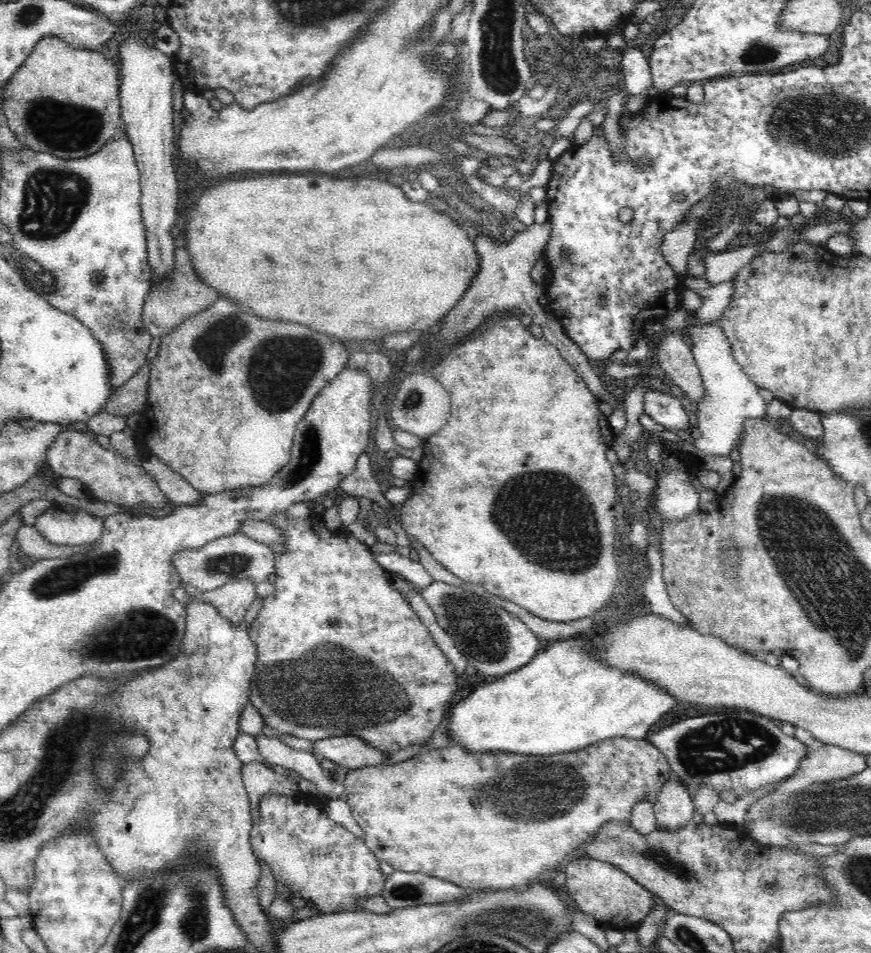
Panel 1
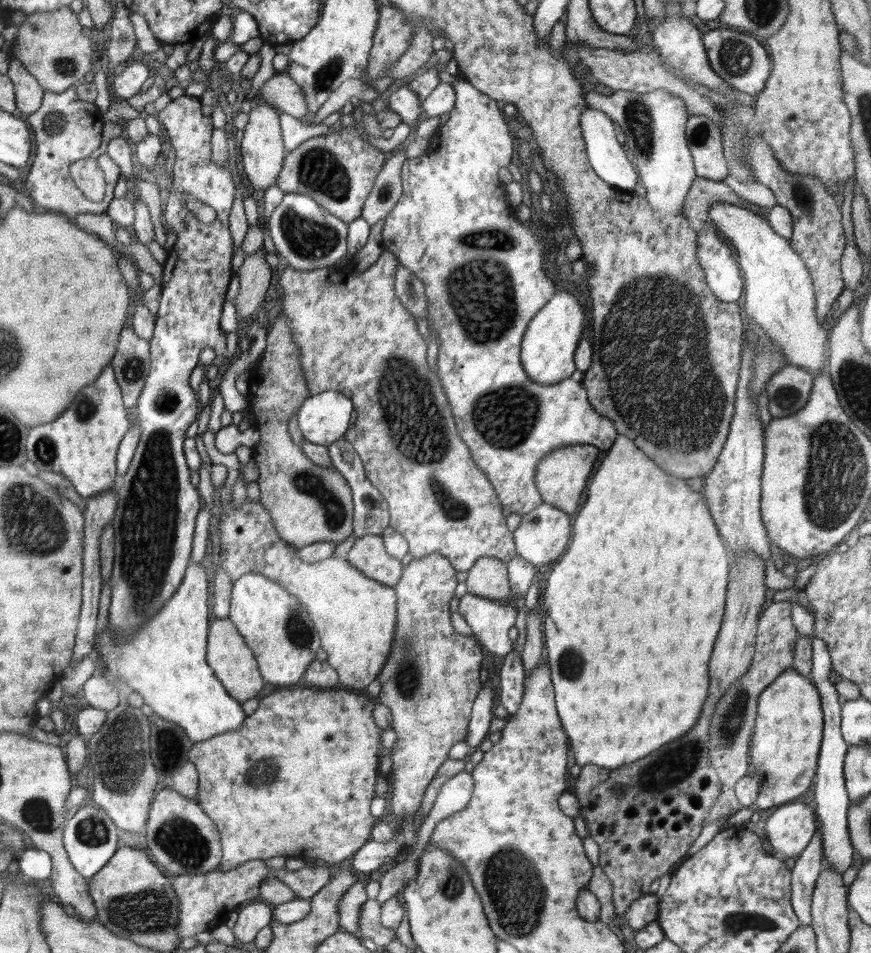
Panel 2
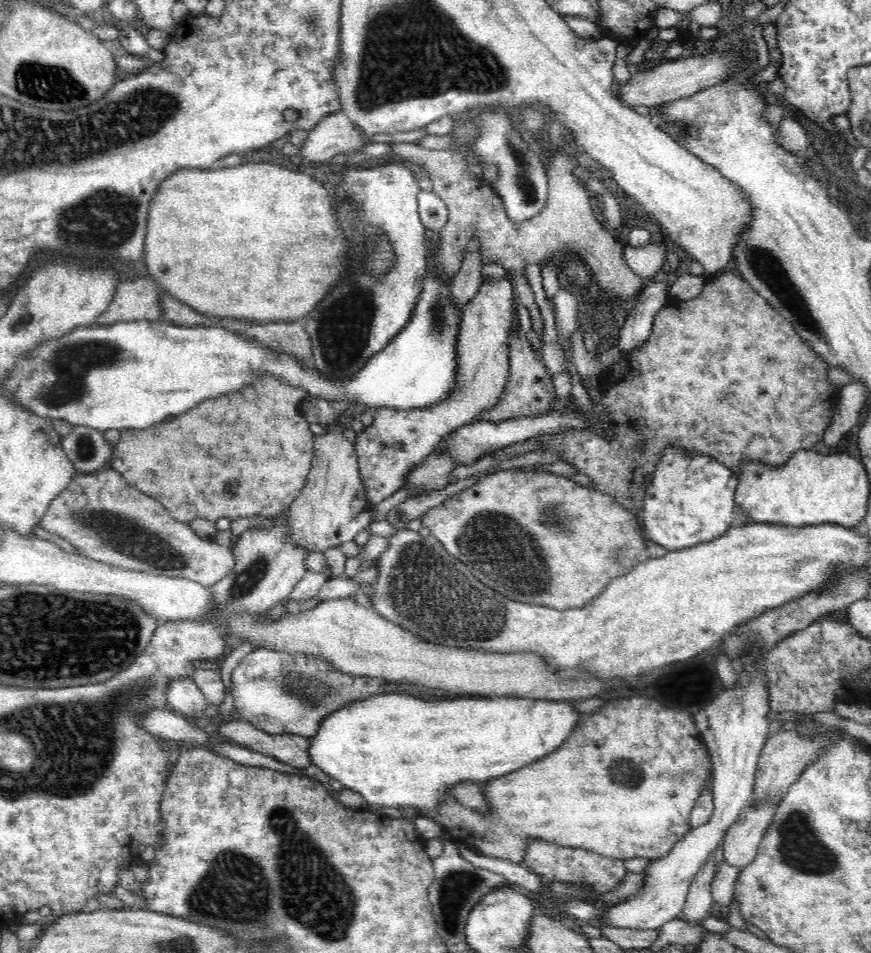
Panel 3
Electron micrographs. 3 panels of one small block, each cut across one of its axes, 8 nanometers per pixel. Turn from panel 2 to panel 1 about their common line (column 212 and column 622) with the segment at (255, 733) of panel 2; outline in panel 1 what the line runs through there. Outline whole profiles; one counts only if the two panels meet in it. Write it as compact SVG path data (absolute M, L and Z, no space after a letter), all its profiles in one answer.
M610 737L604 739L603 741L598 741L594 745L587 746L582 750L576 750L572 752L564 752L562 754L554 754L548 756L532 756L528 754L510 754L509 752L488 752L488 754L478 754L470 753L467 750L459 747L459 744L450 744L444 748L432 748L428 751L419 752L417 755L414 755L412 758L394 764L380 763L376 766L364 766L364 768L358 768L356 770L349 770L347 778L345 781L345 794L344 797L350 805L350 811L352 811L352 817L356 819L356 822L360 825L364 835L362 836L365 844L369 847L369 850L372 850L373 854L376 854L378 860L386 861L386 864L390 865L392 869L413 873L424 873L432 877L438 877L446 879L458 886L462 886L467 889L479 889L479 890L524 890L526 886L540 881L542 878L548 878L554 871L558 868L561 868L569 859L572 859L576 856L576 852L579 849L582 849L590 839L594 839L599 833L598 830L604 826L604 824L611 821L631 821L631 815L636 804L639 804L643 799L648 799L648 803L652 803L653 806L657 804L660 792L662 788L669 782L672 773L670 773L670 766L668 759L665 757L665 754L659 749L656 748L647 738L644 739L633 739L628 737Z

